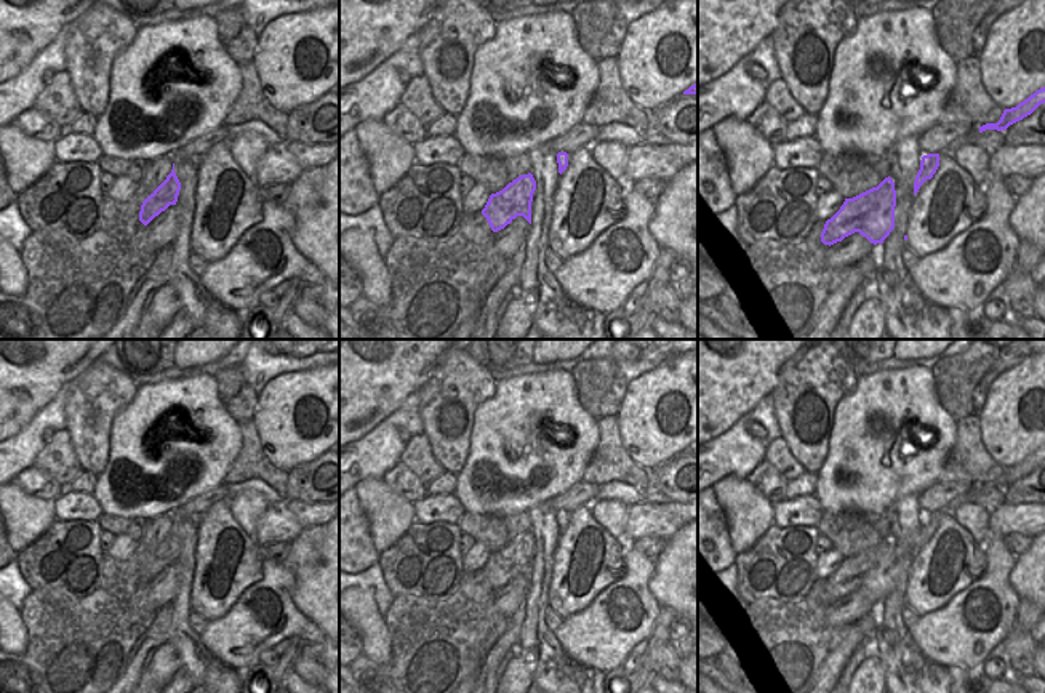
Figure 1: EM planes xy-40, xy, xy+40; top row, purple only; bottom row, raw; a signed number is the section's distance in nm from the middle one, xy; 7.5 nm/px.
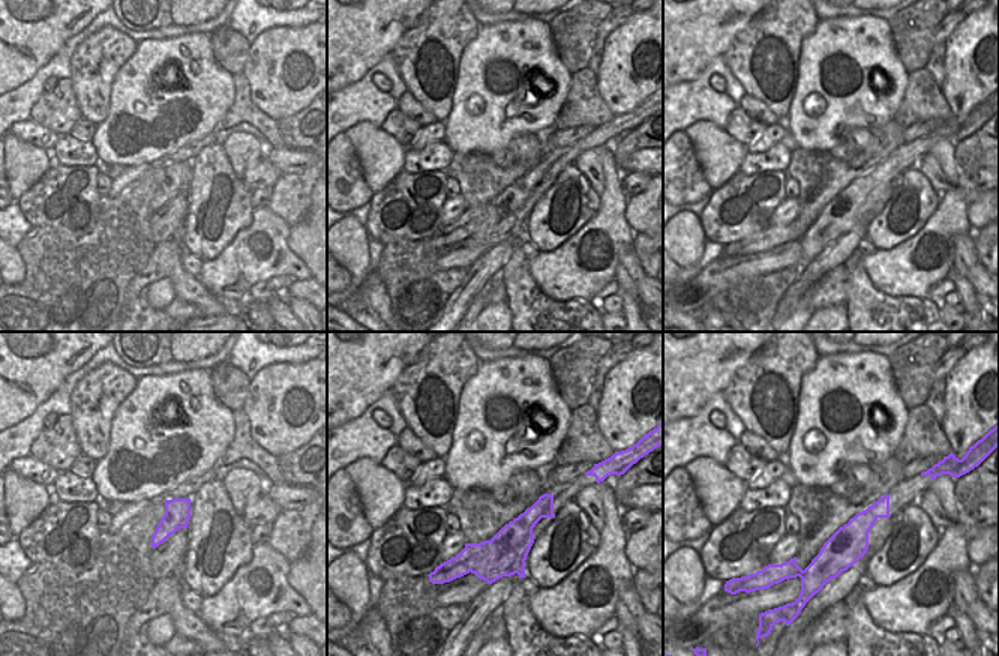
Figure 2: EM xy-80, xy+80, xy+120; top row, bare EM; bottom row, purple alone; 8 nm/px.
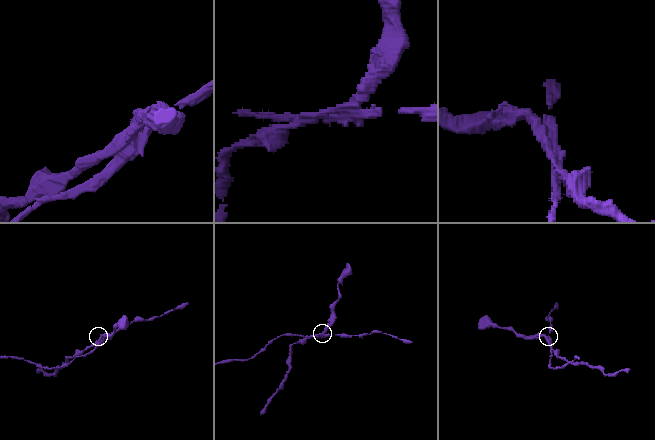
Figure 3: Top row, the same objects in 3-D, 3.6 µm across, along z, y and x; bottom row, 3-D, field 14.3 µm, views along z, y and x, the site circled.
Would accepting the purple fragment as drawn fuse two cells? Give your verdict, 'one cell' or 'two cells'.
two cells

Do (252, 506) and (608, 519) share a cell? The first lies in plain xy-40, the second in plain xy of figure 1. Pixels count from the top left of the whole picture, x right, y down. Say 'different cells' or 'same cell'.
same cell

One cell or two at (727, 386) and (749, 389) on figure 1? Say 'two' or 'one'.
one

